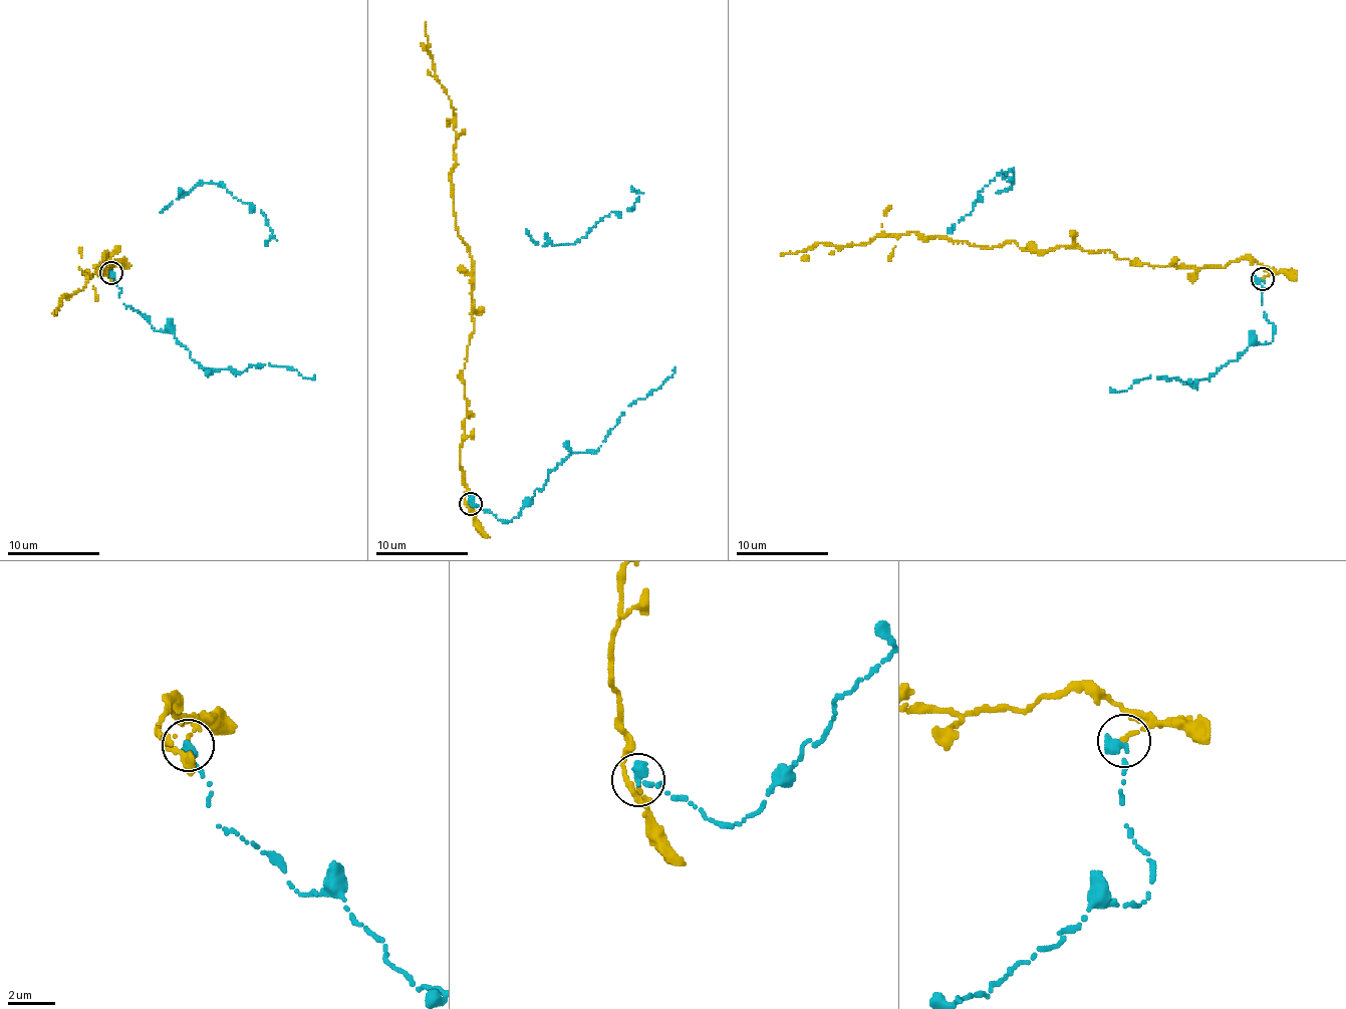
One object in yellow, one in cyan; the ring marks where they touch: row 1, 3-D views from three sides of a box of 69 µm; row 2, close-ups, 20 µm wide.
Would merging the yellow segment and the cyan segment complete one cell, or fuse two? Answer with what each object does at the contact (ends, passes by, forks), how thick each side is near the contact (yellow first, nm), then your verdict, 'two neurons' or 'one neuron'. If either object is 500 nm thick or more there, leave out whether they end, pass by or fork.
yellow ends; cyan ends; calibres 200 and 440 nm; two neurons

